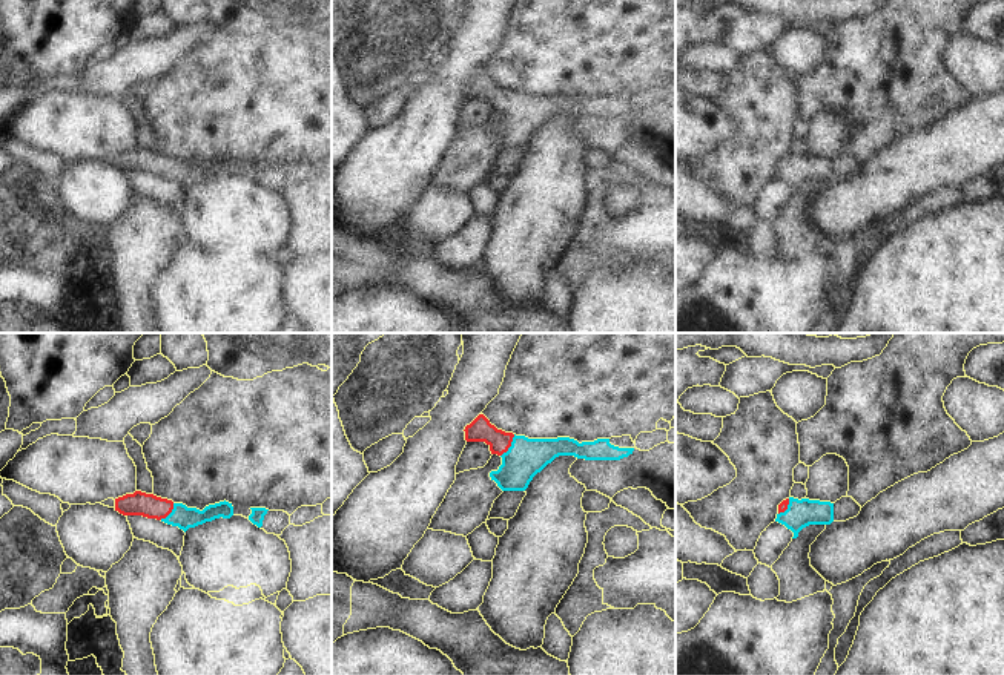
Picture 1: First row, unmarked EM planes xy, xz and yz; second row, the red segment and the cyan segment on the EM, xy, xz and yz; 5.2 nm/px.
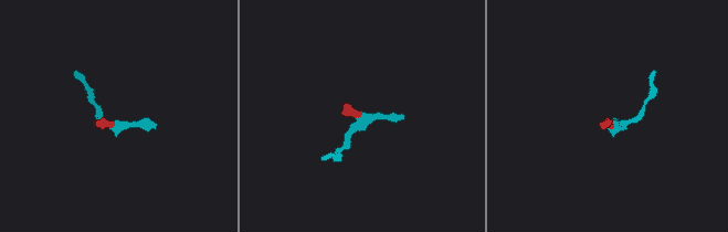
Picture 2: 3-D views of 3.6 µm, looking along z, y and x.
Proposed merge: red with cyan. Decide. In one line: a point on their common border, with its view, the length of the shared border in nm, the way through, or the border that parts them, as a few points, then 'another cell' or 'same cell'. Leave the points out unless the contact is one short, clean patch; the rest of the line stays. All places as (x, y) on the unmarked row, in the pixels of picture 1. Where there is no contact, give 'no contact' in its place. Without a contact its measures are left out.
xz (510, 102) | 140 nm | across xz (479, 86), (510, 102), (525, 114) | same cell

